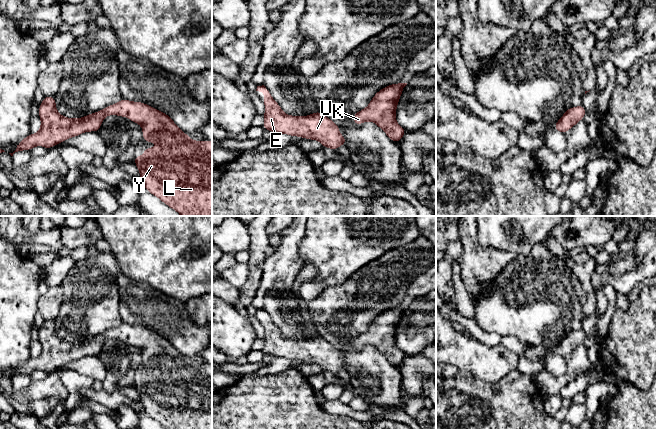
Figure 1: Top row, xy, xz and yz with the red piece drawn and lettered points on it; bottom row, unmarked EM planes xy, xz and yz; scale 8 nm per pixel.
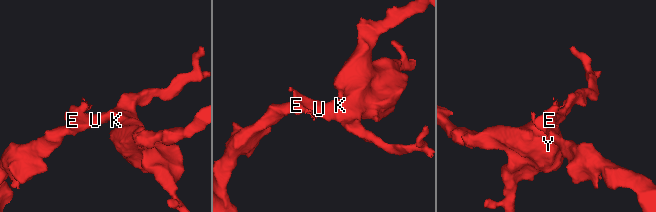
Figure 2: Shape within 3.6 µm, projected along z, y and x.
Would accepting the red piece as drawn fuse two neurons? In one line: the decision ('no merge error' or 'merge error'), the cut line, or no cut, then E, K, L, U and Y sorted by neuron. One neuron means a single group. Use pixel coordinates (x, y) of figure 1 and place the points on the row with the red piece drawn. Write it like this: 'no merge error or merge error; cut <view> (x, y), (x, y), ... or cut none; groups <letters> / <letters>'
no merge error; cut none; groups E K L U Y

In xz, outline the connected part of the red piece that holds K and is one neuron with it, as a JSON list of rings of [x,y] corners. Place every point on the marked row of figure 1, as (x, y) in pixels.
[[[396,83],[382,88],[374,95],[366,108],[353,114],[354,124],[374,122],[390,140],[398,143],[406,131],[396,122],[396,109],[406,85],[407,83]]]

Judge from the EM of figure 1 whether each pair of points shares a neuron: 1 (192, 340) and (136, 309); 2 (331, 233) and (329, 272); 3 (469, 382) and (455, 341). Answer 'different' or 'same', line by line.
1: same
2: same
3: different

